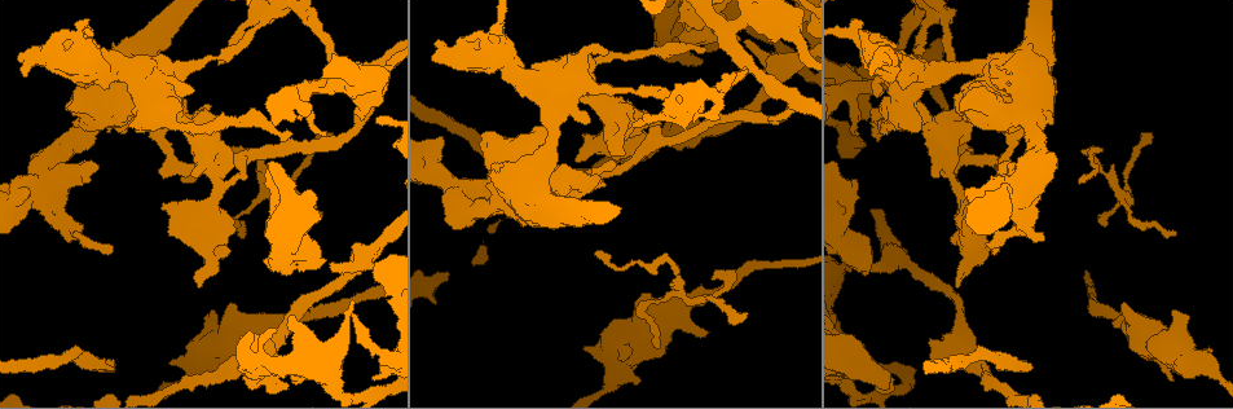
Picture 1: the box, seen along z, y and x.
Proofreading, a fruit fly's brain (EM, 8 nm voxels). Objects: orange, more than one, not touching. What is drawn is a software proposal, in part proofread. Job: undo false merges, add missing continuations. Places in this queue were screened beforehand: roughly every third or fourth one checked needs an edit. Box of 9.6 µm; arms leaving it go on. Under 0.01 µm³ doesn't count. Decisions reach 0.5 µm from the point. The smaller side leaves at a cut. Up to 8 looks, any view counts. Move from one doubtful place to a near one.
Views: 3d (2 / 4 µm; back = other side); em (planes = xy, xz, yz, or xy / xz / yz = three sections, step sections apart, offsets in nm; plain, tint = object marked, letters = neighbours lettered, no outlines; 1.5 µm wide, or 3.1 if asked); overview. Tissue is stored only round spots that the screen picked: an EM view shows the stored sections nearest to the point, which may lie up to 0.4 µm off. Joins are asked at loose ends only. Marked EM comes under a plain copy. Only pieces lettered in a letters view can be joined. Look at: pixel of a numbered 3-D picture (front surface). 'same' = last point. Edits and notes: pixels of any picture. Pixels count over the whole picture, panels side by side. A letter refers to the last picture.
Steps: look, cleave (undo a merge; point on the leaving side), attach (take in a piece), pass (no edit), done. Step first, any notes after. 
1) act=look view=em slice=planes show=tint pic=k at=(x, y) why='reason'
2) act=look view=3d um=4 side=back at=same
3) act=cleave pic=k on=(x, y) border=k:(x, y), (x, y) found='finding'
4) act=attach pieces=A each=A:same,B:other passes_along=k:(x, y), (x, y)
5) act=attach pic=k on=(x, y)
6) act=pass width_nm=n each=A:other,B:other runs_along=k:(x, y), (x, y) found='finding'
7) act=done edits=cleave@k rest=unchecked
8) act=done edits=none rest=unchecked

act=look view=em slice=yz step=4 show=tint pic=1 at=(1031, 365)

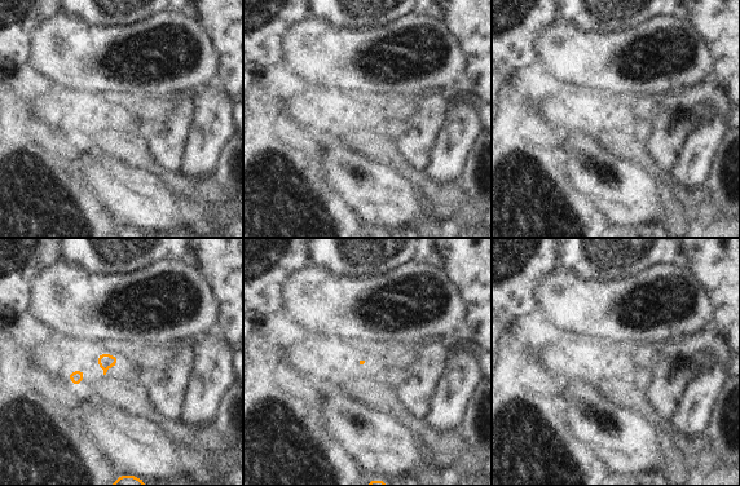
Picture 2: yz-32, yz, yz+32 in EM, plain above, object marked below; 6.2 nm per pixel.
act=look view=em slice=planes show=letters at=same why='another direction'

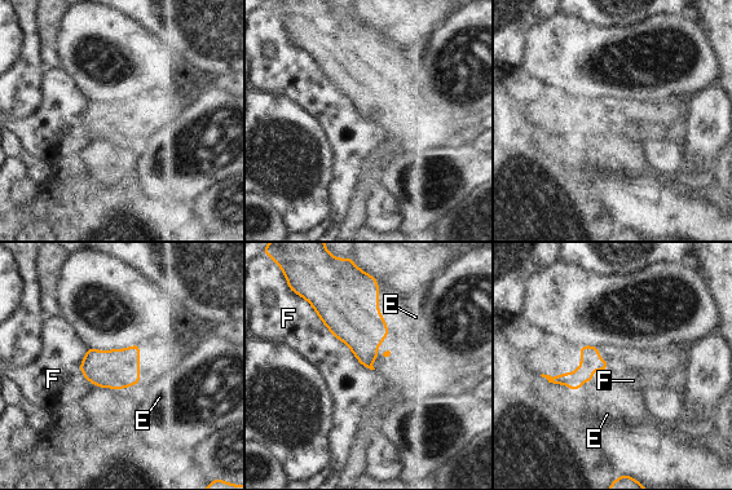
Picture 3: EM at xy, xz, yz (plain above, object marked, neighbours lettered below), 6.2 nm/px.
act=pass longest_contact=F:600nm each=E:other,F:other found='no lettered piece goes on from it'

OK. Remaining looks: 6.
act=look view=3d um=4 pic=1 at=(574, 159) why='an open end'

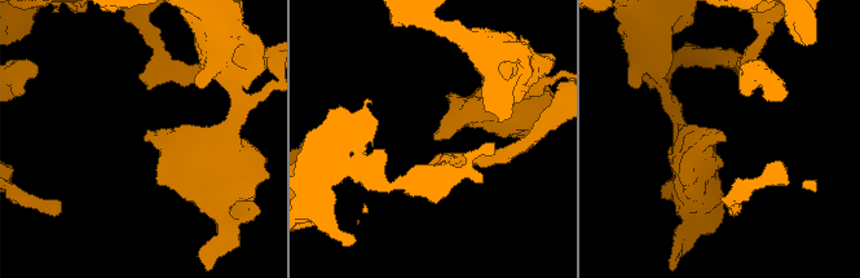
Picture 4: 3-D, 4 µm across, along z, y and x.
act=look view=em slice=planes show=letters pic=4 at=(437, 138)

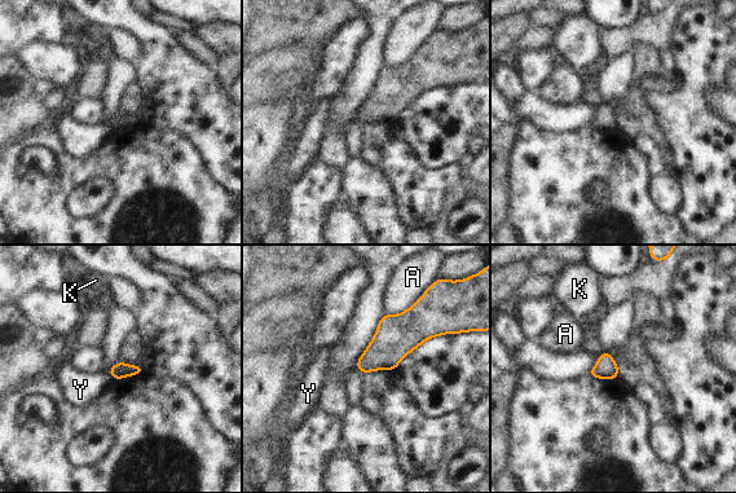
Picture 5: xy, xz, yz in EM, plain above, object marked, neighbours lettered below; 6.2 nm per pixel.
act=pass each=A:other,K:other,Y:other border=5:(108, 372), (114, 378) found='no lettered piece goes on from it'

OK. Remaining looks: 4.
act=look view=em slice=planes show=letters pic=1 at=(588, 122) why='branch stops here'

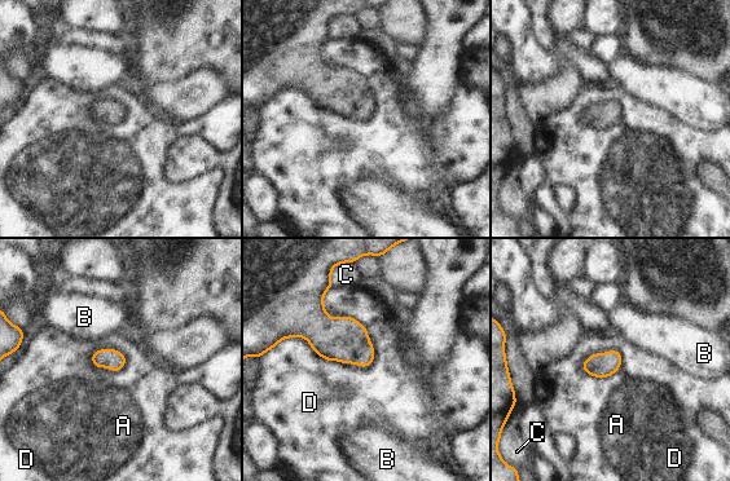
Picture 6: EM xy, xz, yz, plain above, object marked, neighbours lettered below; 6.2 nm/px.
act=pass longest_contact=D:550nm each=A:other,B:other,C:other,D:other border=6:(331, 286), (366, 367) found='no lettered piece goes on from it'

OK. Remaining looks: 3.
act=done edits=none rest=unchecked

